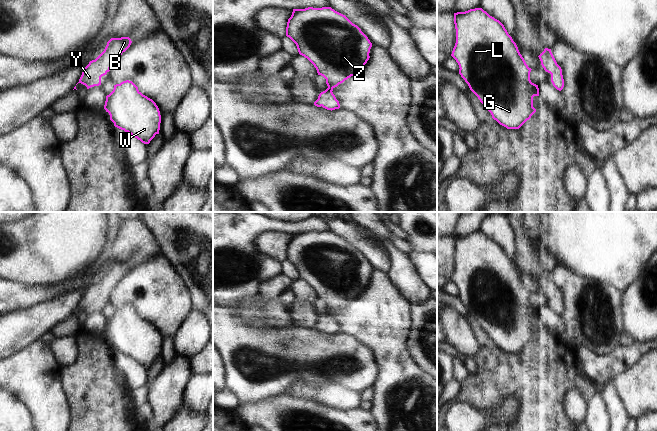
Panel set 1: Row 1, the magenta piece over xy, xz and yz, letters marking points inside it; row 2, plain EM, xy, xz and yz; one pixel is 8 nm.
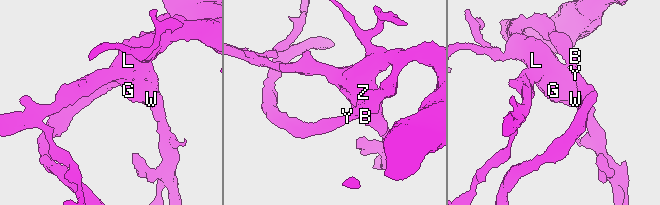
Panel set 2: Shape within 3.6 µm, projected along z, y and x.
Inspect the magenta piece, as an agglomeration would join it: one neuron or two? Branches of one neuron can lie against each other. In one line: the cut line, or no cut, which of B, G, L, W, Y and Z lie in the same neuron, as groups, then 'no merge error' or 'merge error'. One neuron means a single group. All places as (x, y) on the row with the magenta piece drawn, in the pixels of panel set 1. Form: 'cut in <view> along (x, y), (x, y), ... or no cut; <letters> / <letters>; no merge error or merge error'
no cut; B G L W Y Z; no merge error

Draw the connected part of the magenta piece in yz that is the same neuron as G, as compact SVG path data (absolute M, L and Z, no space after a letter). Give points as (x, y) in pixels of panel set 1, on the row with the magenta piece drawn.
M482 8L454 13L456 43L451 56L459 65L459 74L470 90L507 129L519 129L536 112L533 97L539 96L538 85L530 80L531 68L520 54L504 25Z

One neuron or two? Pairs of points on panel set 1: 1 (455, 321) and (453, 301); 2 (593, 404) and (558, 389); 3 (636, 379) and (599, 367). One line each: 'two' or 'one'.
1: two
2: two
3: two

